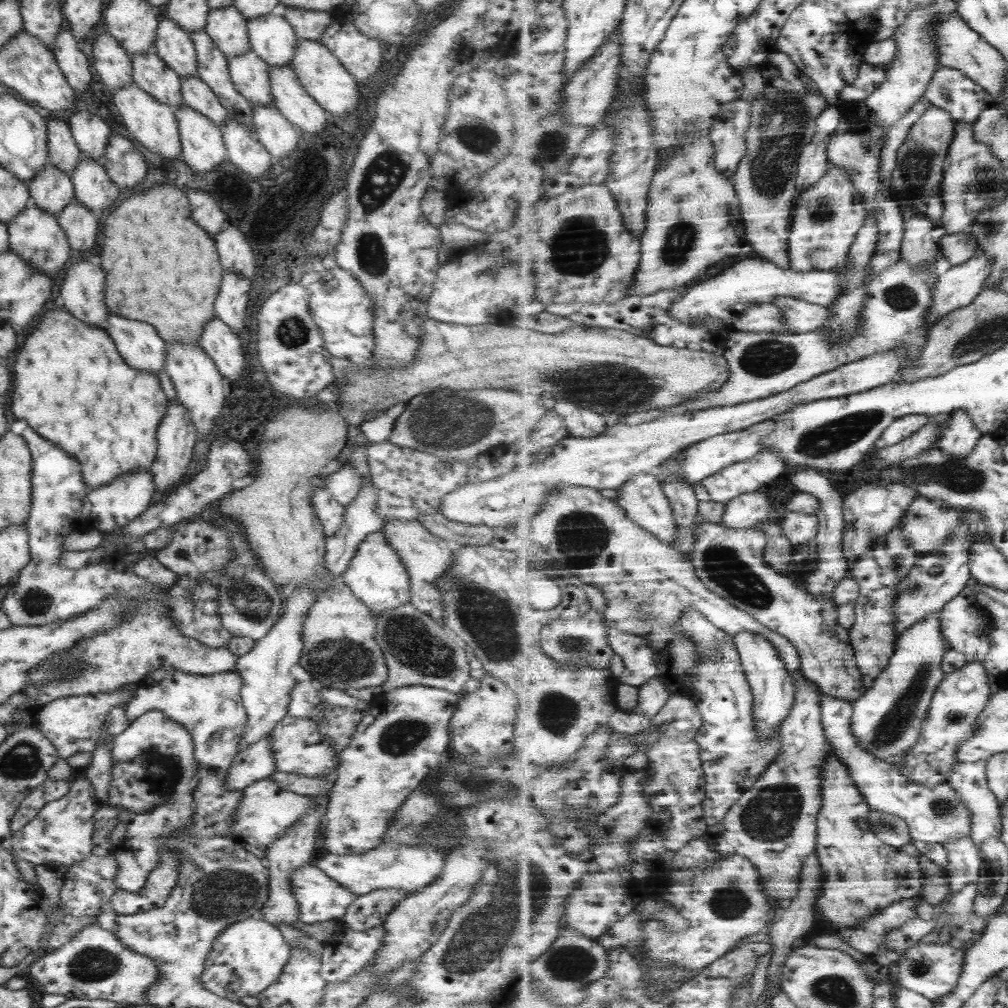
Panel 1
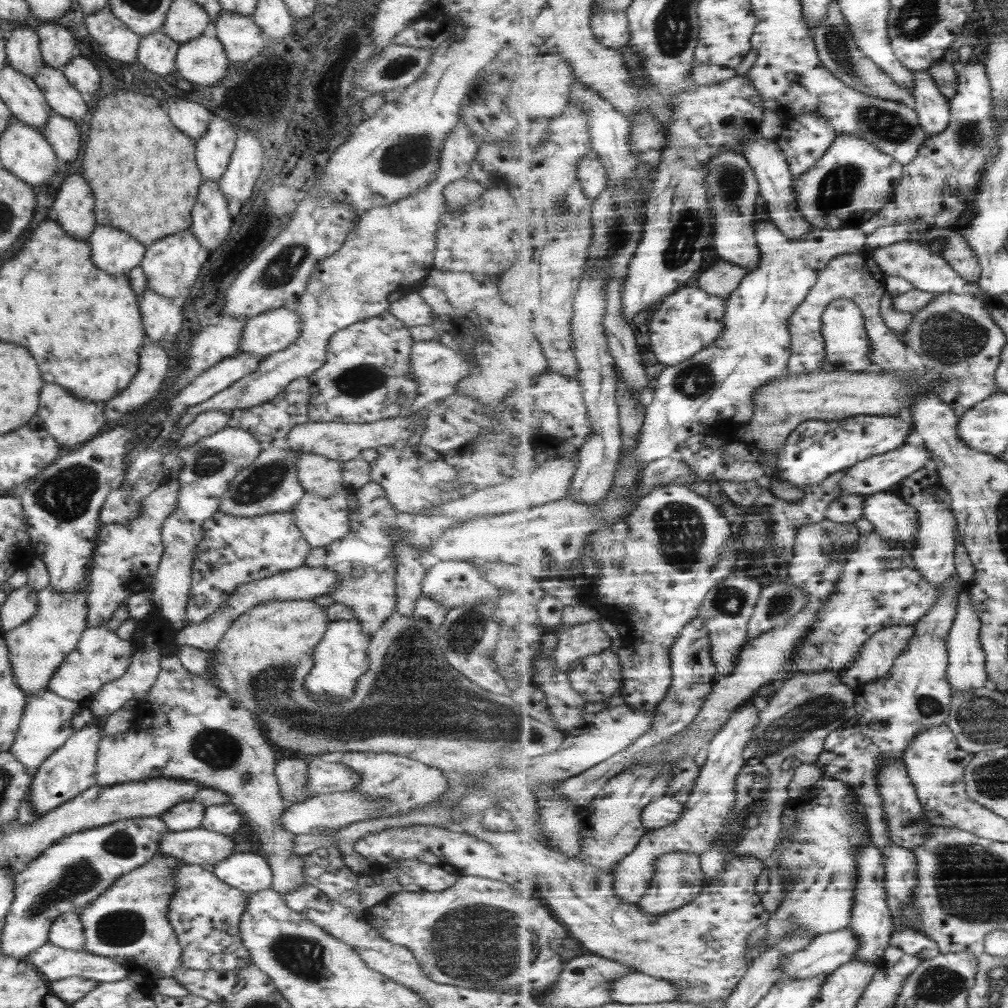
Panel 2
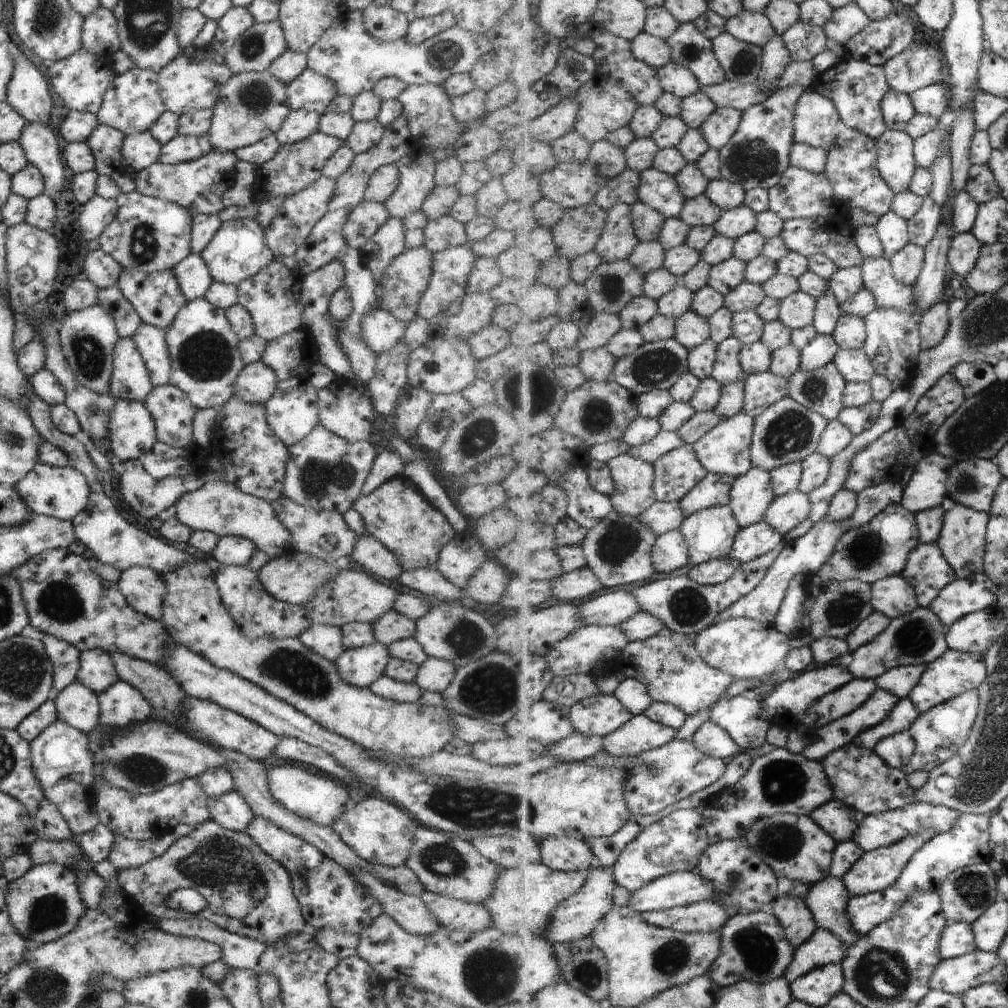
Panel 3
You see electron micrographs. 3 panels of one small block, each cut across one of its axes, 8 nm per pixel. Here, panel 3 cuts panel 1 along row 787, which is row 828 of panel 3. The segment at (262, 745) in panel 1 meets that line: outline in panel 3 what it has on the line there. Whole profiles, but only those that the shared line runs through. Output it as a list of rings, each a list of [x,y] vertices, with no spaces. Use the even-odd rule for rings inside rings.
[[[235,790],[207,797],[205,806],[213,822],[233,832],[245,832],[254,816],[249,805]]]

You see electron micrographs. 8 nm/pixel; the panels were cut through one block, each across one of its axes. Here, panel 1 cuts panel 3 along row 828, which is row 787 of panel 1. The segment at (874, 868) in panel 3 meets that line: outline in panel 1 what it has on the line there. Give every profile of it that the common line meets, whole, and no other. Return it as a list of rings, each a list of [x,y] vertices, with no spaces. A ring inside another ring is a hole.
[[[983,662],[968,663],[963,669],[948,673],[941,681],[940,688],[932,698],[931,712],[928,714],[928,720],[924,722],[920,741],[908,750],[907,757],[899,768],[901,774],[929,788],[946,782],[948,774],[952,773],[955,765],[959,746],[976,733],[978,729],[976,720],[992,696],[987,673],[988,670]]]

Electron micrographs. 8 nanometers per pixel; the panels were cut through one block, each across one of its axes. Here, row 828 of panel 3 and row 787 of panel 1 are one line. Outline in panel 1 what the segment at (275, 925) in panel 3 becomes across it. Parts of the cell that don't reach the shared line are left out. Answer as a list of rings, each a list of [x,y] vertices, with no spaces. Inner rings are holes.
[[[158,668],[149,674],[146,674],[140,681],[136,682],[136,689],[133,691],[132,697],[127,700],[124,704],[124,715],[132,721],[134,718],[141,716],[143,713],[147,711],[156,710],[162,712],[170,721],[176,722],[178,725],[181,725],[192,738],[193,745],[193,758],[196,760],[197,768],[196,768],[196,779],[198,780],[195,783],[195,786],[192,790],[192,801],[194,802],[193,814],[191,814],[191,823],[193,823],[193,828],[189,830],[189,839],[205,839],[212,837],[223,837],[223,834],[227,833],[227,827],[229,827],[229,821],[231,821],[231,815],[235,813],[235,809],[237,809],[238,804],[240,803],[240,798],[242,797],[242,791],[226,791],[224,786],[224,782],[226,779],[226,774],[228,773],[229,765],[231,764],[231,759],[238,752],[239,740],[242,737],[242,730],[245,726],[246,714],[244,708],[242,707],[242,702],[240,699],[240,686],[242,683],[242,678],[235,673],[234,671],[225,671],[222,673],[215,674],[193,674],[189,672],[181,672],[180,670],[173,670],[172,668]]]

